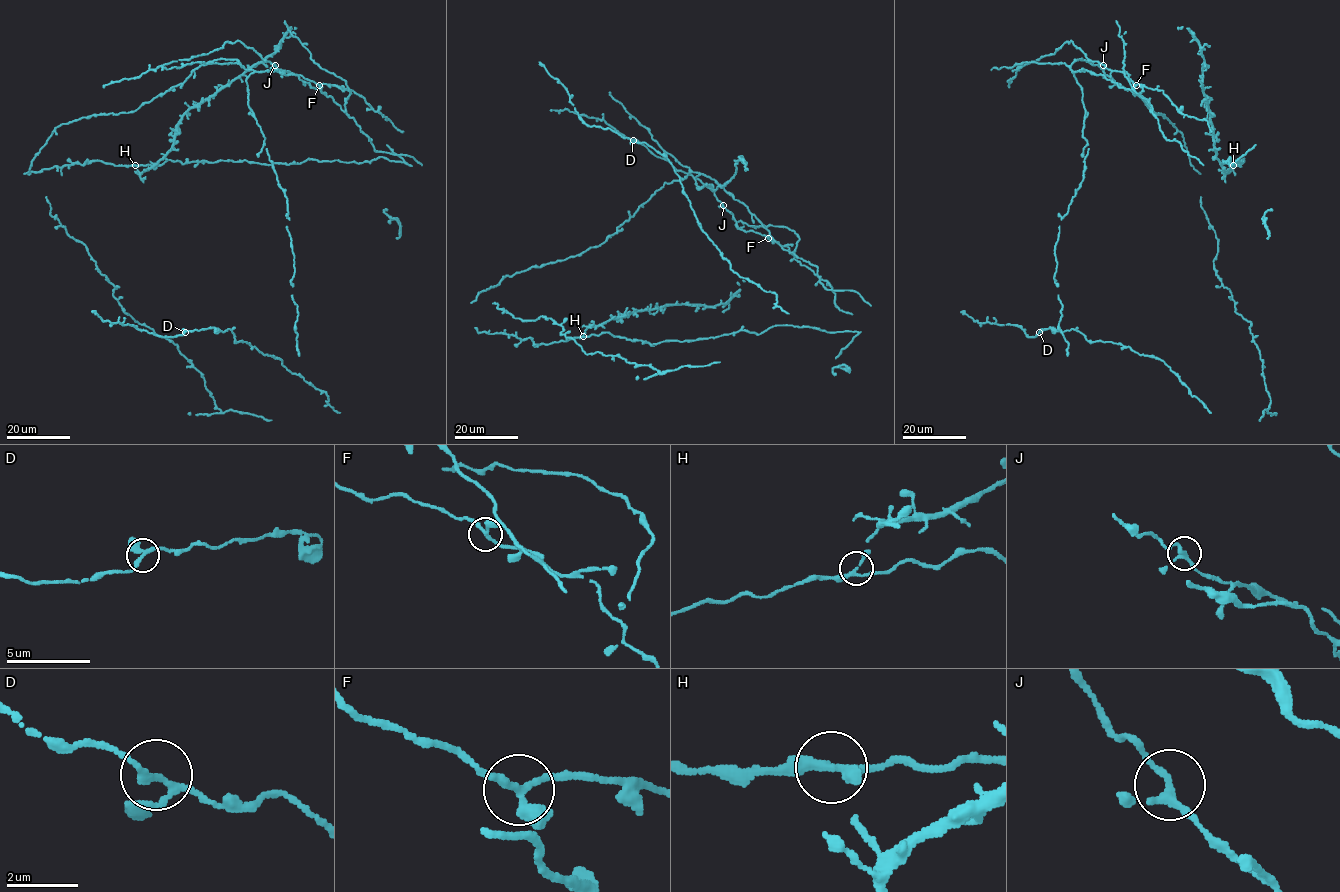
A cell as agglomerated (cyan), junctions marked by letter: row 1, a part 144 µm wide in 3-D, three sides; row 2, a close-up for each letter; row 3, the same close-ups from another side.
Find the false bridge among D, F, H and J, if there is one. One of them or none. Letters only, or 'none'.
none

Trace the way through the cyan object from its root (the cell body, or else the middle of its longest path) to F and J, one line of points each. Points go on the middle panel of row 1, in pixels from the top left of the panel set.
F: (589, 248), (615, 233), (665, 183), (681, 180), (692, 172), (714, 179), (742, 202), (769, 232), (768, 238)
J: (589, 248), (615, 233), (665, 183), (692, 172), (714, 179), (769, 235), (741, 230), (723, 205)

